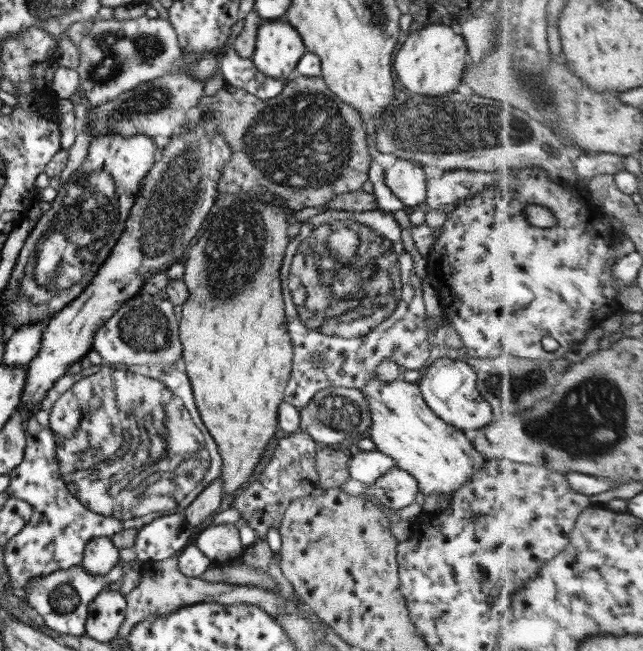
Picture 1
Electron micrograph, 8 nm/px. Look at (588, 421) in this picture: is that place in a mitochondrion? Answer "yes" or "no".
yes

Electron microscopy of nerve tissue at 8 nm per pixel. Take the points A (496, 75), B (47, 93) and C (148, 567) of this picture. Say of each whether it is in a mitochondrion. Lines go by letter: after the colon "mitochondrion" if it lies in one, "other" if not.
A: mitochondrion
B: other
C: other

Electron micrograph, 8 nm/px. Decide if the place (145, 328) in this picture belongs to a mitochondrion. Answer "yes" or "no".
yes

